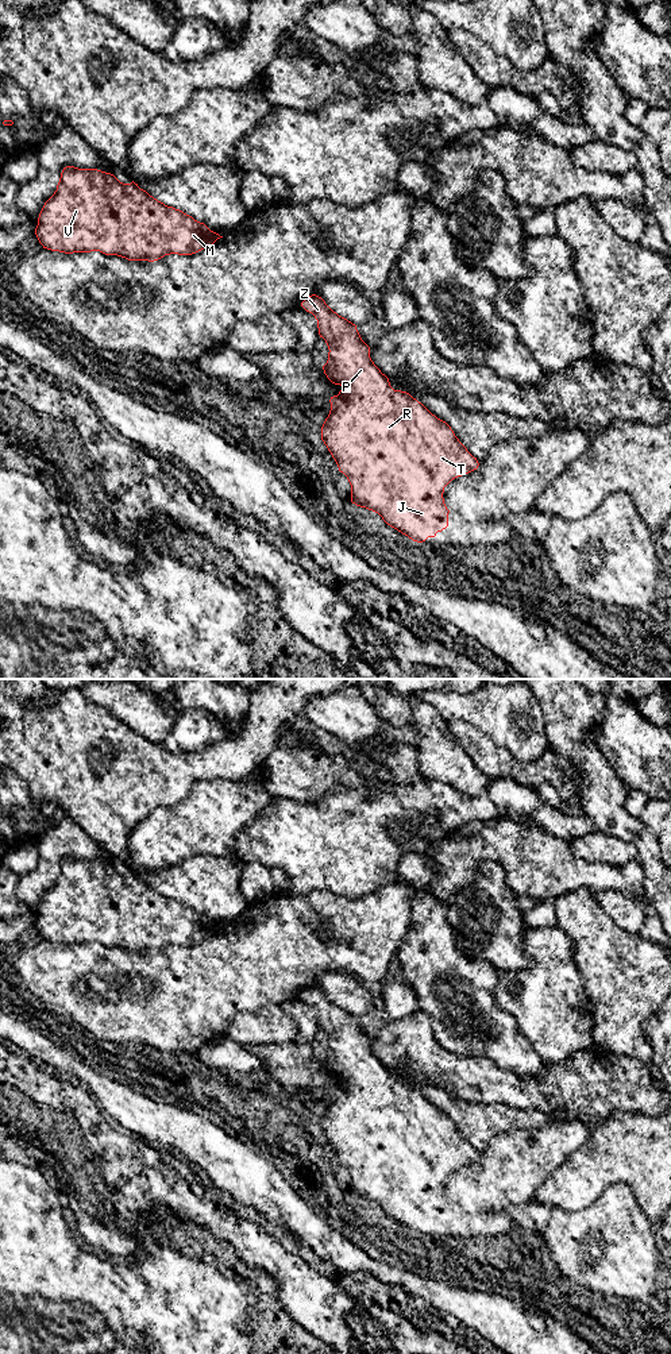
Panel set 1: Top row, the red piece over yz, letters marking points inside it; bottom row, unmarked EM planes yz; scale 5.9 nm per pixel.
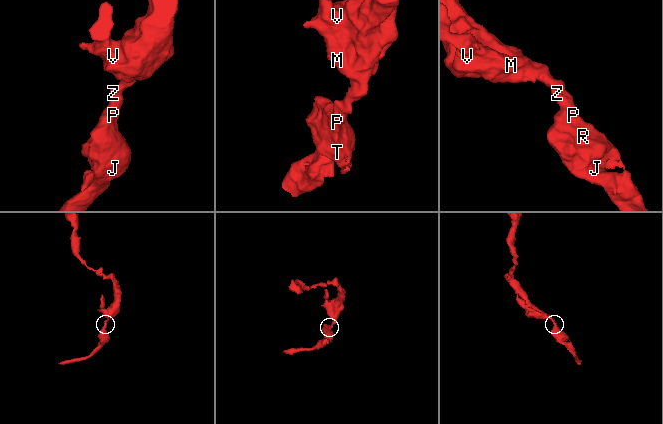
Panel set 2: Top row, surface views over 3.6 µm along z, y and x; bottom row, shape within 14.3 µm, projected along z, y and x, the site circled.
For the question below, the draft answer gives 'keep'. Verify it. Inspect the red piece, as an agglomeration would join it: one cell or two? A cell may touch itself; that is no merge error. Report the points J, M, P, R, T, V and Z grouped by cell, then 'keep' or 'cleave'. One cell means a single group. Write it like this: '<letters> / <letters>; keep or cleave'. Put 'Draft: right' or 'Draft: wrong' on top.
Draft: right
J M P R T V Z; keep

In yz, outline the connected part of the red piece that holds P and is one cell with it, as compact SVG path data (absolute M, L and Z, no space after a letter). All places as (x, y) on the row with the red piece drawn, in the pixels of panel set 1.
M316 294L305 297L301 306L315 316L319 335L328 346L324 374L342 386L339 394L329 400L331 410L321 427L321 440L351 485L351 502L378 513L387 525L413 541L435 537L448 526L444 487L477 470L477 458L446 421L409 393L390 386L389 378L371 360L370 347L355 324L333 312Z

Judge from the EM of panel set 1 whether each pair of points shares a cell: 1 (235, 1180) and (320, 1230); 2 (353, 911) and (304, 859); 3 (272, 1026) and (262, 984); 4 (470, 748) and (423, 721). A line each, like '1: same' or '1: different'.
1: same
2: different
3: different
4: different

